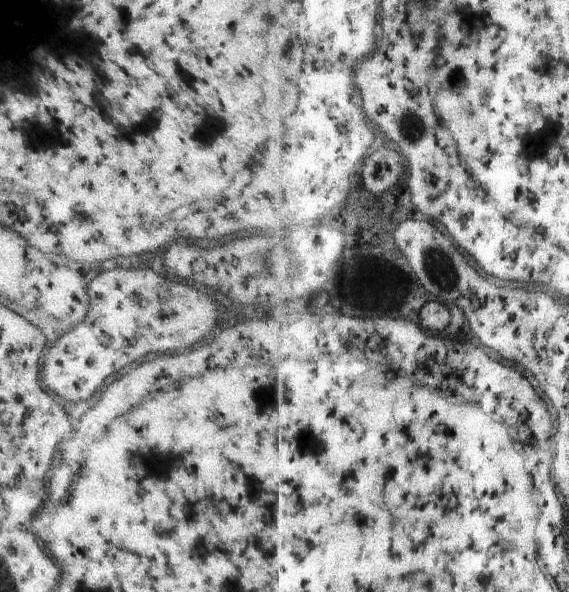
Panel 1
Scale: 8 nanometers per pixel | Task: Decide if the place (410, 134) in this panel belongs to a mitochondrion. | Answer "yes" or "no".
yes

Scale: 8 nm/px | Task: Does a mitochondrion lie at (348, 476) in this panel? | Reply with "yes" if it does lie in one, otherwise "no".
no

